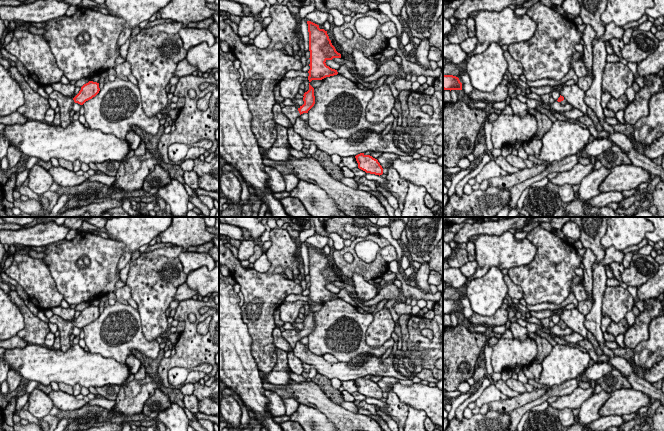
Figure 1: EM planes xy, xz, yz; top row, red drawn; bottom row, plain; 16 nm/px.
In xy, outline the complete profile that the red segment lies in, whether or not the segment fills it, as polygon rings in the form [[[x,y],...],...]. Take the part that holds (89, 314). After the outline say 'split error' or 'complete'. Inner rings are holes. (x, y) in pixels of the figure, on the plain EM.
[[[89,305],[81,311],[79,317],[74,321],[67,321],[62,319],[58,315],[53,315],[49,322],[54,323],[58,326],[58,331],[60,332],[60,350],[66,352],[71,347],[70,336],[72,334],[73,328],[78,327],[83,329],[86,325],[95,321],[100,315],[99,307]]]; split error

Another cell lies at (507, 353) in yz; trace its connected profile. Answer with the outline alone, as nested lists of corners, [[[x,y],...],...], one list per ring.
[[[529,337],[524,341],[502,339],[492,346],[491,365],[494,373],[512,370],[517,365],[522,369],[532,364],[537,356],[537,343]]]

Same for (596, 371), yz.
[[[609,362],[594,363],[582,373],[581,381],[588,383],[591,380],[597,381],[613,369],[613,366]]]

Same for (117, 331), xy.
[[[115,301],[113,305],[104,307],[104,311],[92,323],[83,328],[85,343],[89,352],[100,354],[105,358],[113,358],[121,364],[137,350],[145,356],[156,359],[160,352],[160,345],[156,340],[147,340],[142,333],[142,324],[137,309],[132,306]]]

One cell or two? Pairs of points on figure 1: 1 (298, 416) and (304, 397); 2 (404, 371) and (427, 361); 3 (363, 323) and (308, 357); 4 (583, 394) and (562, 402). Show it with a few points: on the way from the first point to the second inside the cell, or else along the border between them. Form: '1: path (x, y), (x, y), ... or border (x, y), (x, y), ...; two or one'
1: border (300, 403), (316, 408), (323, 414); two
2: border (420, 351), (423, 368); two
3: border (308, 349), (321, 356); two
4: path (578, 396), (573, 401), (567, 401); one

